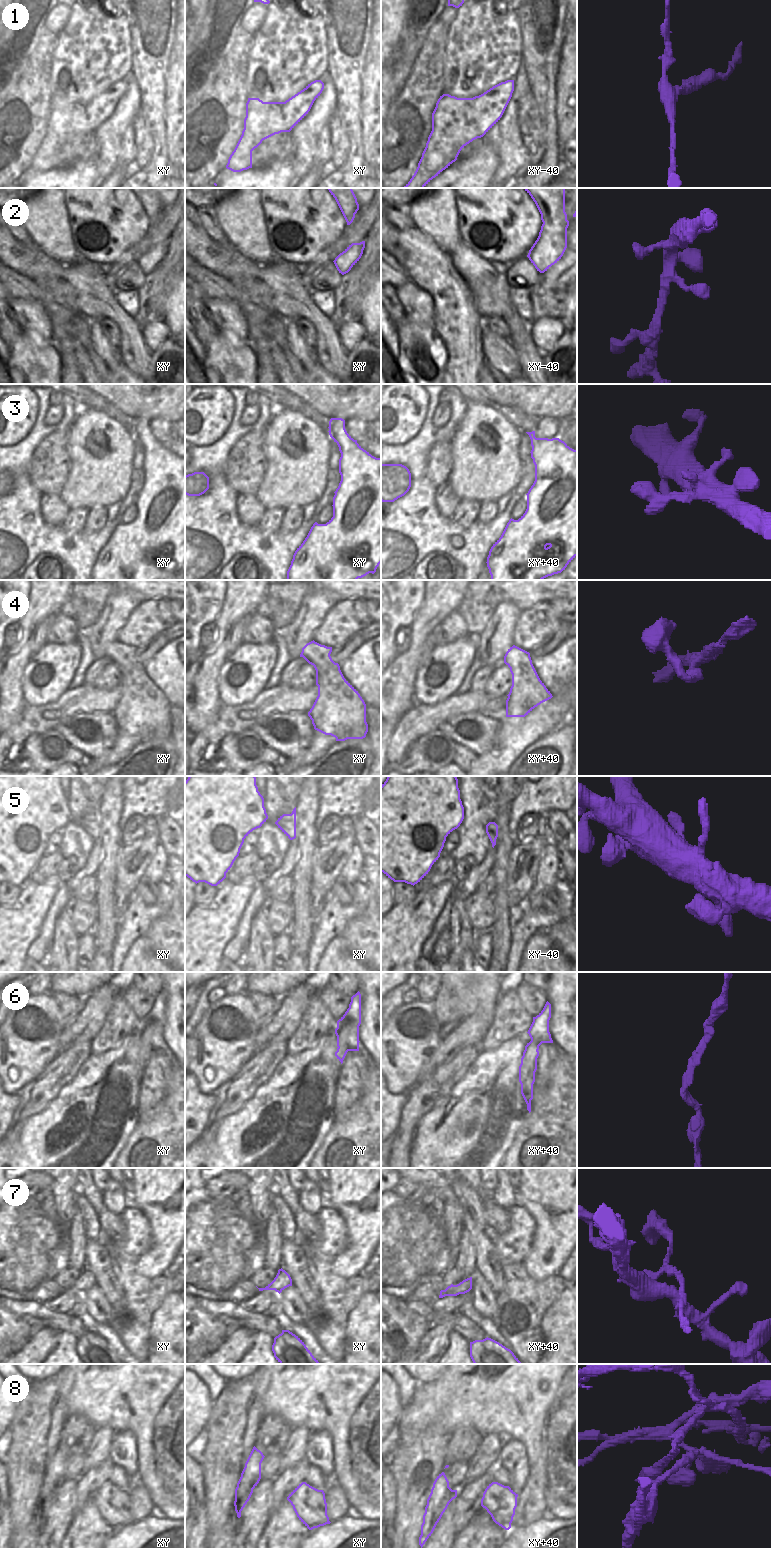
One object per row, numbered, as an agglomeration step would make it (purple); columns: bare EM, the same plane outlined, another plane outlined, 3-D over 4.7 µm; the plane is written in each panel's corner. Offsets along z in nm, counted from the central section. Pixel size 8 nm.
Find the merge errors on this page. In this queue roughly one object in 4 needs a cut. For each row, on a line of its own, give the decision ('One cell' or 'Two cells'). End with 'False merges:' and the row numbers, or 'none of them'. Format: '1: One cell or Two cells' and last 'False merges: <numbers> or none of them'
1: One cell
2: One cell
3: One cell
4: One cell
5: One cell
6: One cell
7: Two cells
8: Two cells
False merges: 7, 8.

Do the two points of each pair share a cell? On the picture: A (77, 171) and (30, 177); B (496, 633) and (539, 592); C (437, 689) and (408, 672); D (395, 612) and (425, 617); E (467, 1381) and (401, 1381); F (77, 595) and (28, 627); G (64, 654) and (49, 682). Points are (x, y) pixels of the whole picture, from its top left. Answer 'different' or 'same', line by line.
A: same
B: different
C: different
D: different
E: different
F: different
G: same

